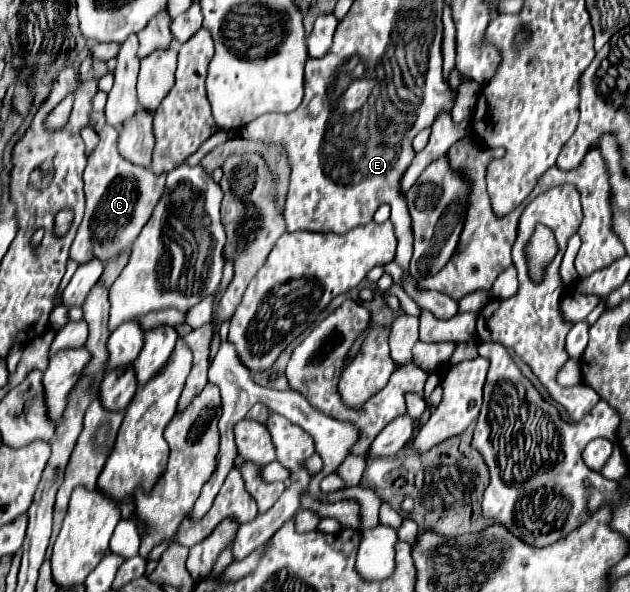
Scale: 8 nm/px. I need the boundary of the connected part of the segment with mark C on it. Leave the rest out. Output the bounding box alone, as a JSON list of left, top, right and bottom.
[70,124,166,264]

